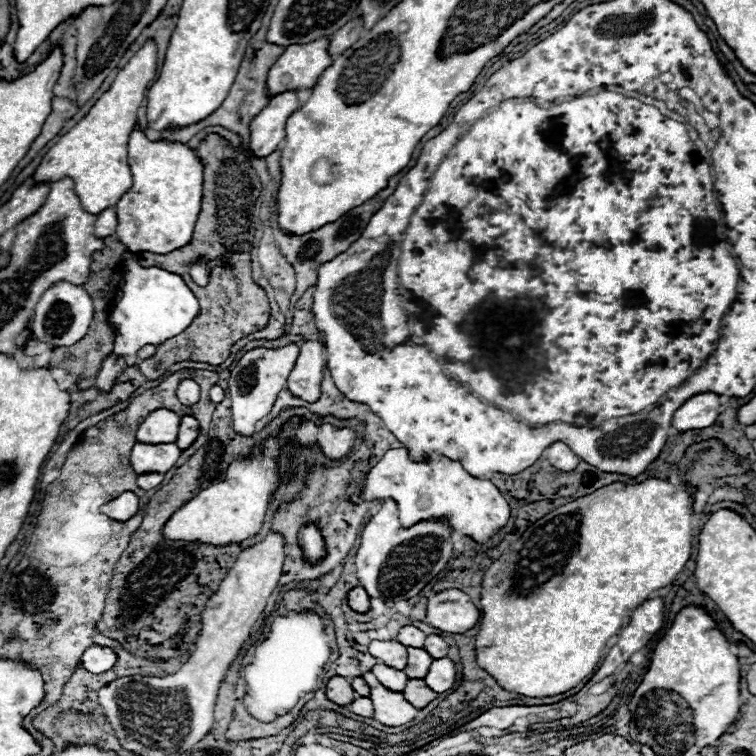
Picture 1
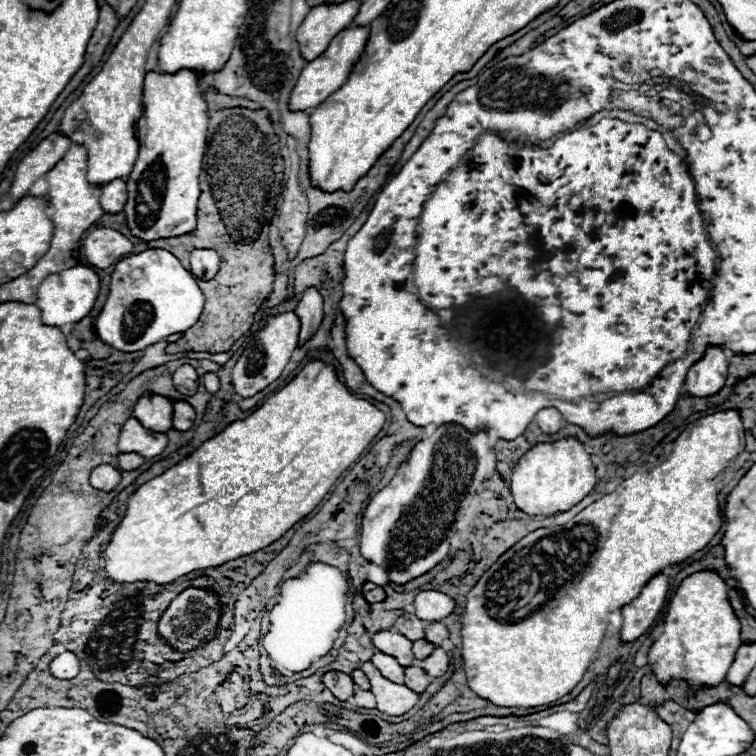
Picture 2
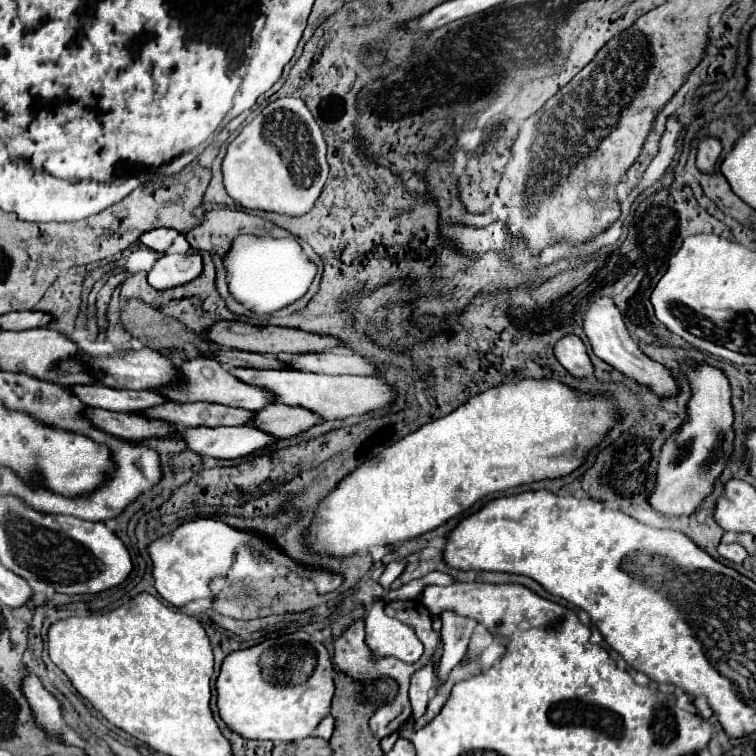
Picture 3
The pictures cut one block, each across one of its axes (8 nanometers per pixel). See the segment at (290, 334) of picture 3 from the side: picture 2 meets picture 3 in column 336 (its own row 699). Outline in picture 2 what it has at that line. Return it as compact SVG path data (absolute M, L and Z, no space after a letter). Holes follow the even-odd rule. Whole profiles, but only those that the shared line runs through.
M326 672L324 674L324 684L328 686L328 690L338 698L338 700L348 700L354 694L354 680L350 678L350 674L344 672Z

